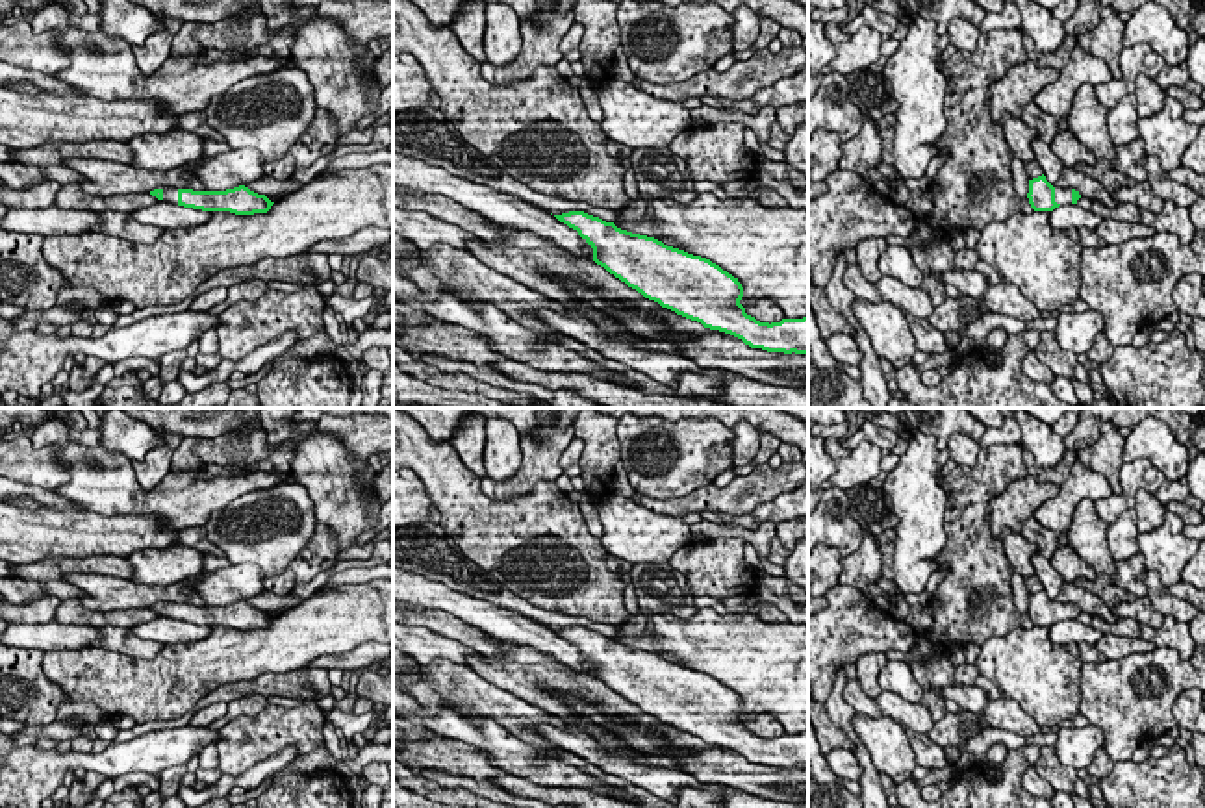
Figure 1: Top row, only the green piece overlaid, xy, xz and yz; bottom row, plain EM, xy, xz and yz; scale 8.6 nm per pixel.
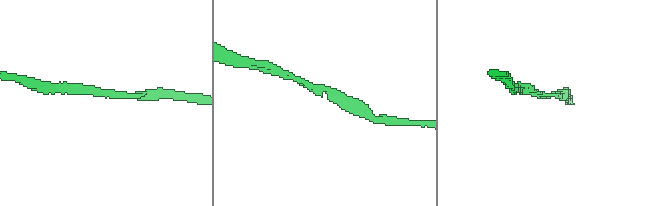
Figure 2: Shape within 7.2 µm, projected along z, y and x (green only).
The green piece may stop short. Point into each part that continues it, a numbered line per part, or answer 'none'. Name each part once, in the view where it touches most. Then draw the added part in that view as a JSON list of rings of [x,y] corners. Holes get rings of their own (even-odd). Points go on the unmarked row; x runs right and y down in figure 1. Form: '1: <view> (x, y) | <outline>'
1: yz (1063, 612) | [[[1055,602],[1055,617],[1060,621],[1072,619],[1072,602],[1062,604],[1062,602]]]

